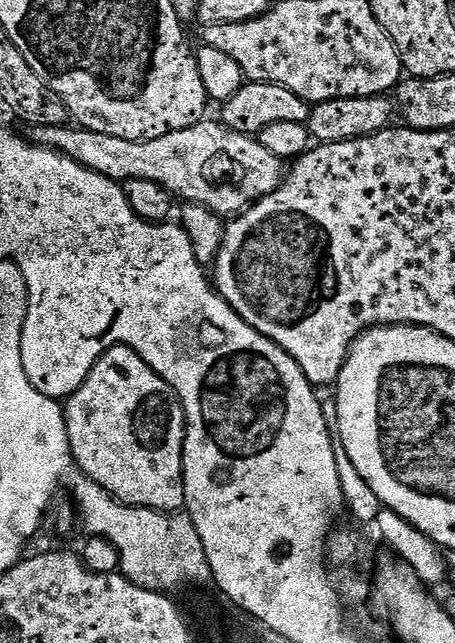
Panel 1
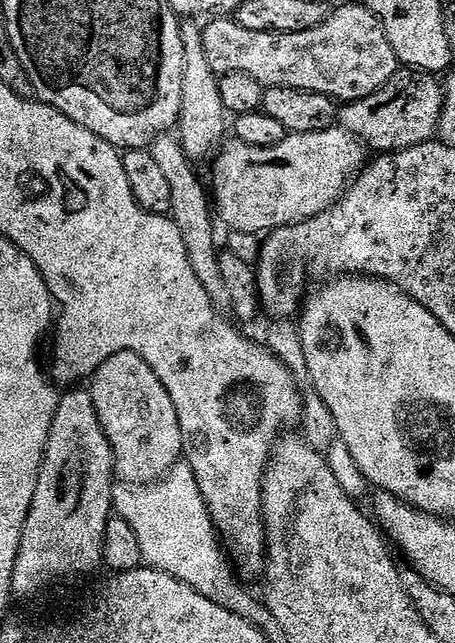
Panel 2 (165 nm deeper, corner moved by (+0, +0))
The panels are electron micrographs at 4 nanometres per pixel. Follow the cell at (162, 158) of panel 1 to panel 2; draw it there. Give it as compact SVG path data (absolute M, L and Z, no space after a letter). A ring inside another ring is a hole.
M339 126L328 128L325 132L293 132L282 142L278 142L278 146L269 148L246 146L241 140L229 139L215 153L211 161L210 196L214 201L215 215L220 224L221 222L229 224L236 232L267 234L274 228L300 224L303 220L329 212L334 205L340 203L354 177L363 169L365 163L364 145L354 134L350 134Z

